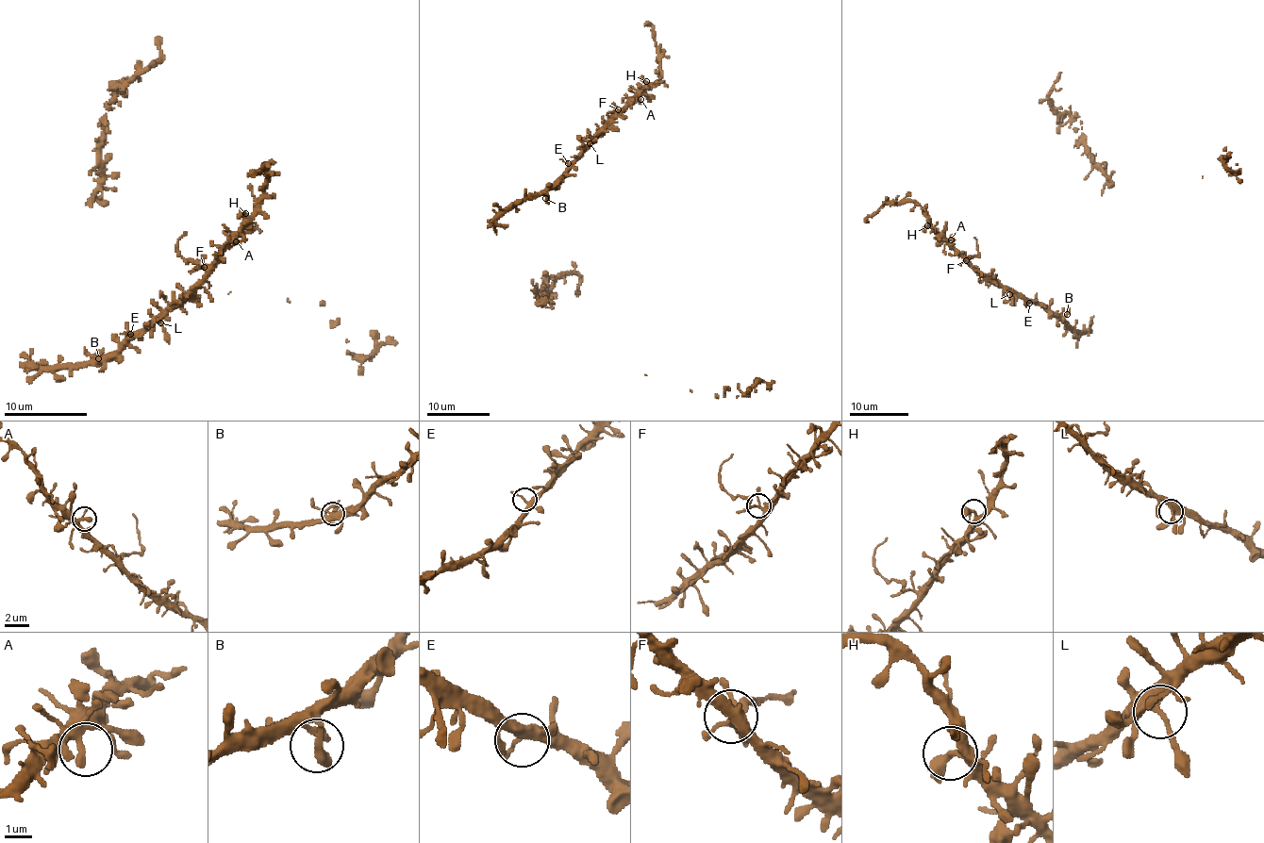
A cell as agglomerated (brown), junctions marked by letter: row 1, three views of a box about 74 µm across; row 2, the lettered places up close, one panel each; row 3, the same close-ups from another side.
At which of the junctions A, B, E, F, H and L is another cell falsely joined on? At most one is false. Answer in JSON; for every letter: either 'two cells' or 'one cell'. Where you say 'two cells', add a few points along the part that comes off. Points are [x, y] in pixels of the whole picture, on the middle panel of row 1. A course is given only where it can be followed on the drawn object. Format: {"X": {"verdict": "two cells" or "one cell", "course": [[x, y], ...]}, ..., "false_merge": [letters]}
{"A": {"verdict": "one cell"}, "B": {"verdict": "one cell"}, "E": {"verdict": "one cell"}, "F": {"verdict": "two cells", "course": [[618, 109], [598, 132], [604, 130]]}, "H": {"verdict": "one cell"}, "L": {"verdict": "one cell"}, "false_merge": ["F"]}

